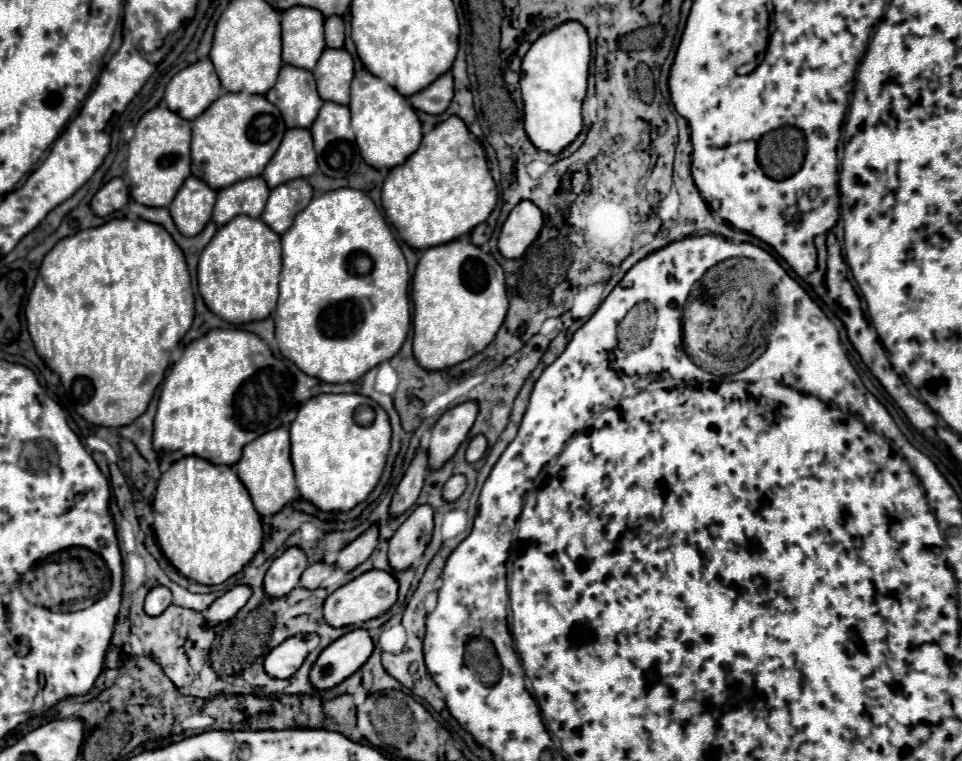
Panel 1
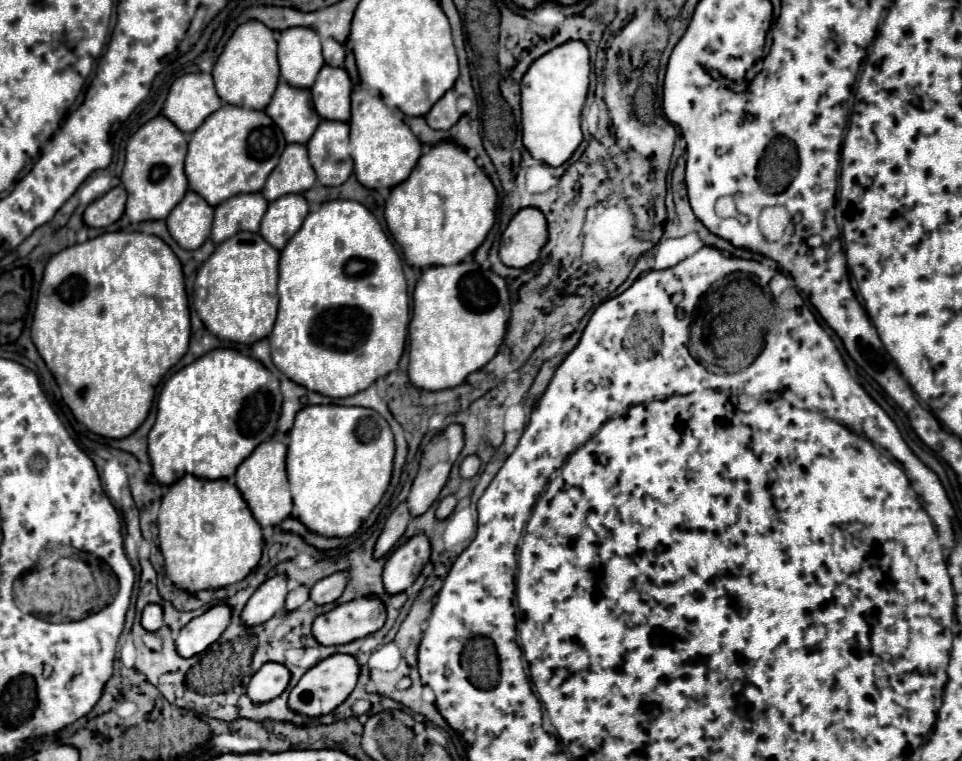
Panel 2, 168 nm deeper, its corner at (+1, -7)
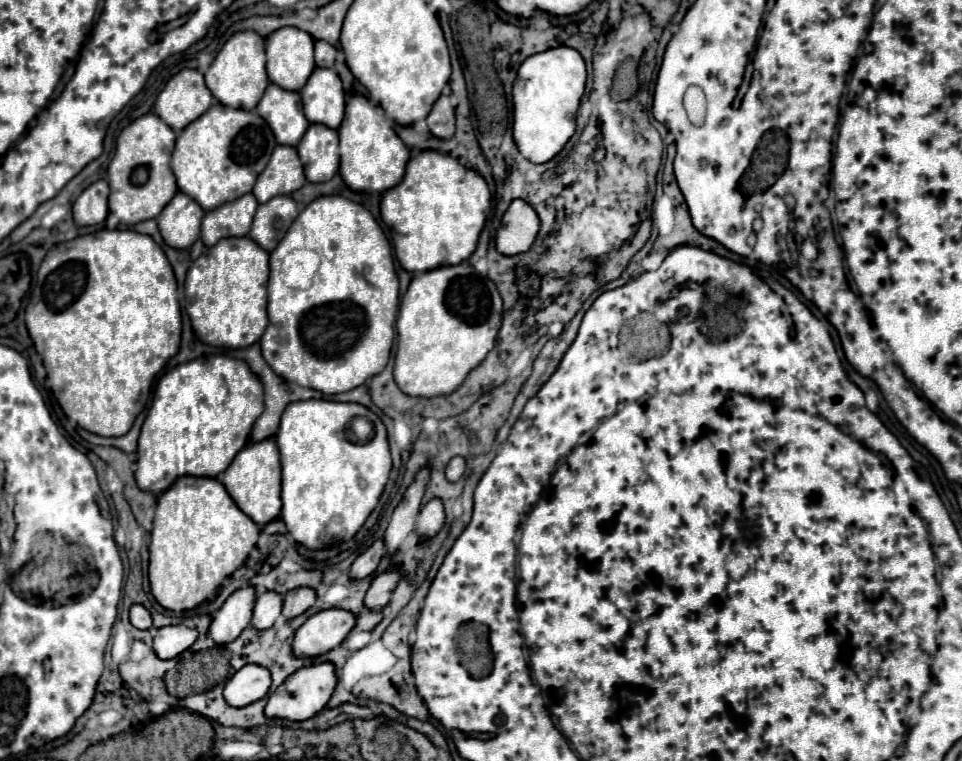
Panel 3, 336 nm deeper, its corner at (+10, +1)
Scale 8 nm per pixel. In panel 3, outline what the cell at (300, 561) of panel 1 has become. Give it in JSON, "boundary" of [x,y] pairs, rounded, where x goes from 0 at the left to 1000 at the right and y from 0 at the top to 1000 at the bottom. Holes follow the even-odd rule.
{"boundary":[[[258,767],[245,775],[233,796],[225,804],[218,820],[218,836],[225,846],[237,846],[239,841],[247,838],[247,833],[262,817],[264,794],[268,786],[268,775]]]}

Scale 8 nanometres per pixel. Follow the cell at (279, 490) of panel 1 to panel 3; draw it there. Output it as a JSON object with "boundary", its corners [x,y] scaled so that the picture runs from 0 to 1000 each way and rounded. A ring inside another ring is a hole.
{"boundary":[[[277,576],[272,581],[264,581],[252,589],[252,594],[247,594],[247,599],[235,615],[231,636],[235,639],[247,668],[252,668],[252,673],[256,673],[256,678],[260,678],[268,691],[274,691],[289,681],[293,660],[291,660],[291,597],[287,581],[283,576]]]}

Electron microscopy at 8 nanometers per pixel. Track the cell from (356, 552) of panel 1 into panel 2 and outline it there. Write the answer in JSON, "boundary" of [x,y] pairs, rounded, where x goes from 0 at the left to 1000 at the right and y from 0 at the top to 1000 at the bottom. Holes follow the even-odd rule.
{"boundary":[[[350,752],[350,754],[344,754],[344,757],[332,762],[327,770],[323,770],[321,786],[323,786],[325,794],[336,796],[336,794],[348,791],[357,781],[359,770],[361,770],[361,754]]]}

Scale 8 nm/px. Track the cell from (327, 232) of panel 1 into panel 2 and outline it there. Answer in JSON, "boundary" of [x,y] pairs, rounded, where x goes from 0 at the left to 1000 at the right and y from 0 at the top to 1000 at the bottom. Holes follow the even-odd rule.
{"boundary":[[[344,263],[321,279],[313,302],[292,329],[290,413],[280,442],[288,486],[323,515],[344,523],[367,520],[413,484],[421,457],[423,428],[425,392],[417,339],[392,286],[367,263]]]}

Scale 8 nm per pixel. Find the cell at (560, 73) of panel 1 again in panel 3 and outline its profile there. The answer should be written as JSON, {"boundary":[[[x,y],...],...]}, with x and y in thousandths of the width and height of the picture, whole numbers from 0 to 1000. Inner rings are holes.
{"boundary":[[[593,60],[570,63],[547,76],[532,116],[534,129],[534,184],[543,205],[555,216],[574,210],[599,173],[599,145],[607,124],[609,87],[601,66]]]}

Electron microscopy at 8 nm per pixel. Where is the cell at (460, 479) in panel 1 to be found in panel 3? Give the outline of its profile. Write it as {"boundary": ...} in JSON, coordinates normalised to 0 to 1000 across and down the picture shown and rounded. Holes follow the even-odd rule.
{"boundary":[[[449,654],[437,670],[437,678],[432,686],[432,704],[437,710],[445,710],[453,704],[459,691],[462,691],[462,662],[457,654]]]}

